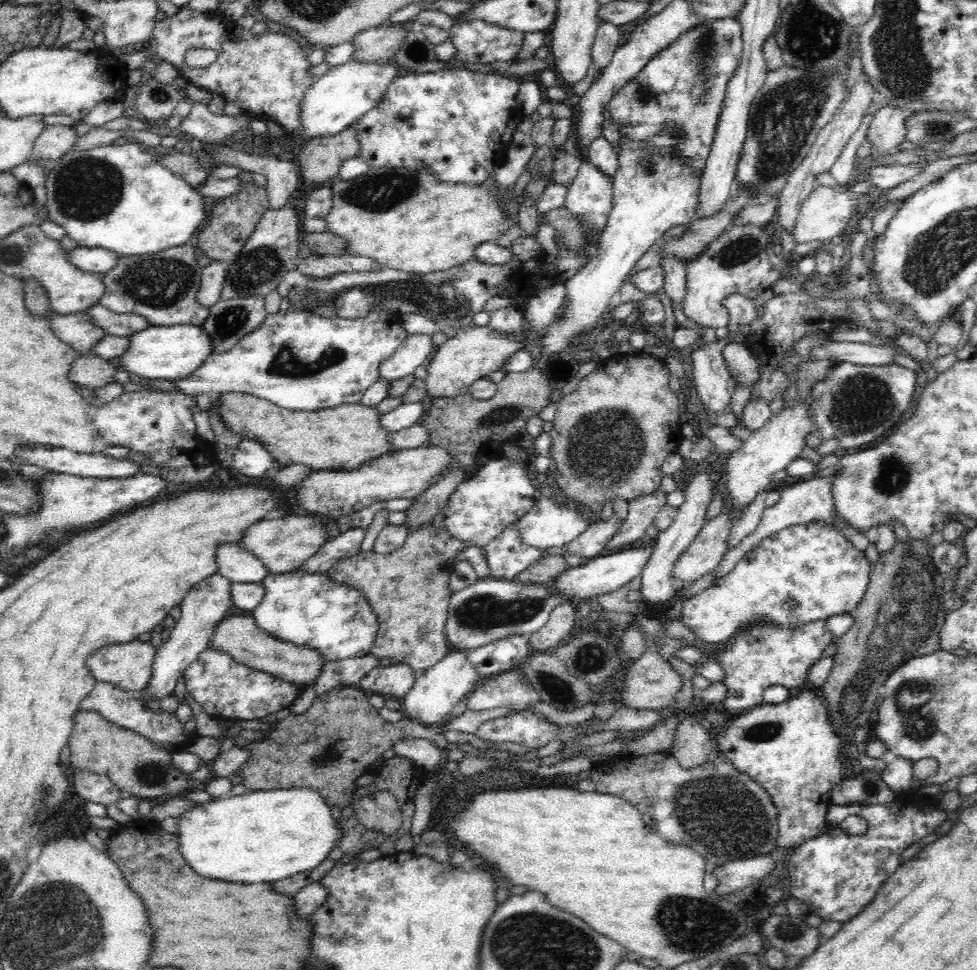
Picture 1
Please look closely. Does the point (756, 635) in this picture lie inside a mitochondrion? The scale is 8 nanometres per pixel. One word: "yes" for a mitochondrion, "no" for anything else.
yes

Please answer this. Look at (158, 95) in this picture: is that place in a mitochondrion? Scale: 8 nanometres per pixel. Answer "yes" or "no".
yes

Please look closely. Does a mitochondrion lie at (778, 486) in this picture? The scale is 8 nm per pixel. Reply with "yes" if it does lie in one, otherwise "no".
no

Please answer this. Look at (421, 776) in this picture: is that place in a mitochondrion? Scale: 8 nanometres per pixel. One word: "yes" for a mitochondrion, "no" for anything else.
no

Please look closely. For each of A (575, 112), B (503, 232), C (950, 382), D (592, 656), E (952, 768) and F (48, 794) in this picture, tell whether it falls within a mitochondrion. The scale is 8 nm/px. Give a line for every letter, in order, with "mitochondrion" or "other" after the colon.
A: other
B: other
C: other
D: mitochondrion
E: other
F: mitochondrion

